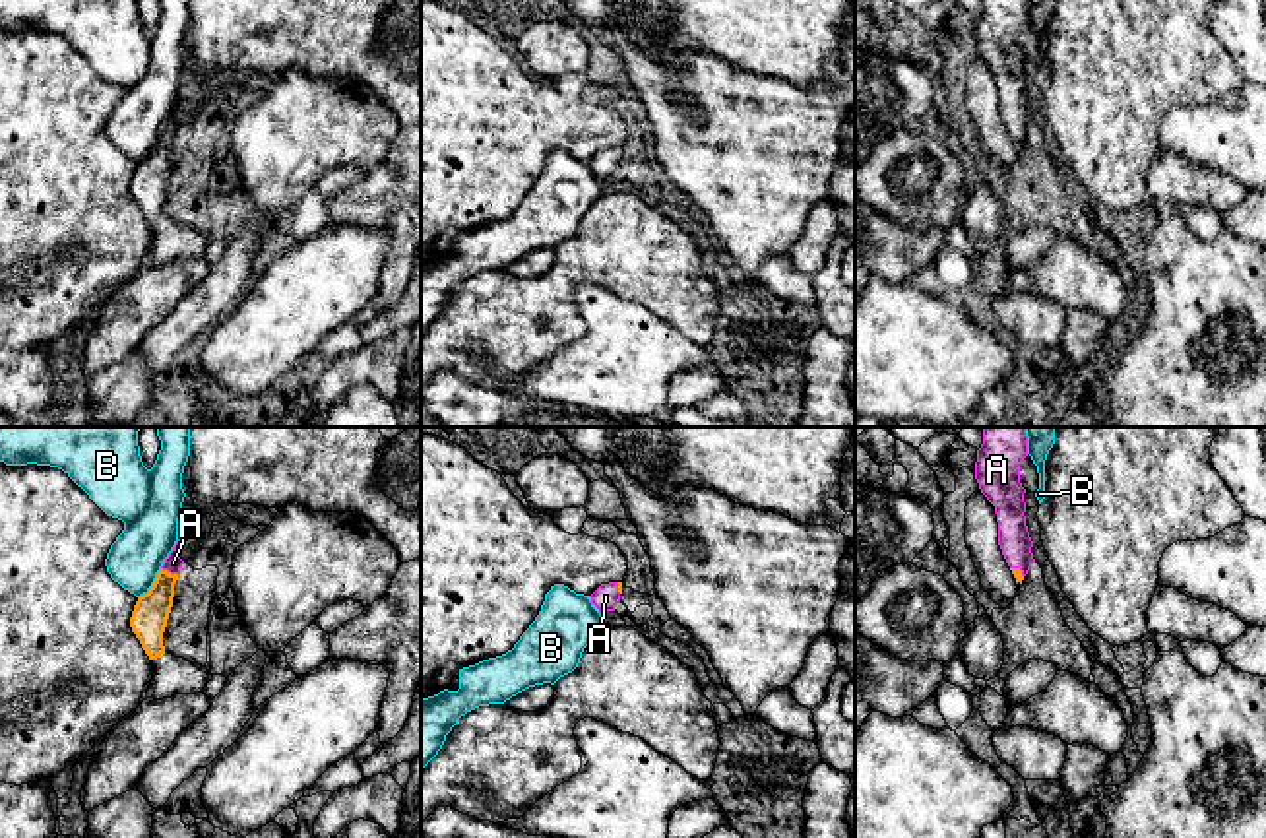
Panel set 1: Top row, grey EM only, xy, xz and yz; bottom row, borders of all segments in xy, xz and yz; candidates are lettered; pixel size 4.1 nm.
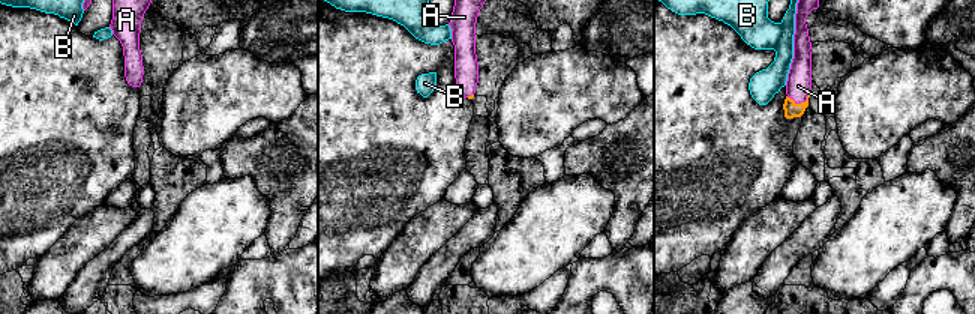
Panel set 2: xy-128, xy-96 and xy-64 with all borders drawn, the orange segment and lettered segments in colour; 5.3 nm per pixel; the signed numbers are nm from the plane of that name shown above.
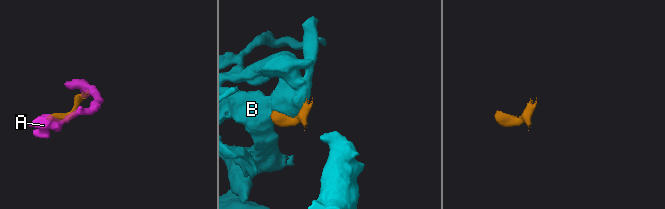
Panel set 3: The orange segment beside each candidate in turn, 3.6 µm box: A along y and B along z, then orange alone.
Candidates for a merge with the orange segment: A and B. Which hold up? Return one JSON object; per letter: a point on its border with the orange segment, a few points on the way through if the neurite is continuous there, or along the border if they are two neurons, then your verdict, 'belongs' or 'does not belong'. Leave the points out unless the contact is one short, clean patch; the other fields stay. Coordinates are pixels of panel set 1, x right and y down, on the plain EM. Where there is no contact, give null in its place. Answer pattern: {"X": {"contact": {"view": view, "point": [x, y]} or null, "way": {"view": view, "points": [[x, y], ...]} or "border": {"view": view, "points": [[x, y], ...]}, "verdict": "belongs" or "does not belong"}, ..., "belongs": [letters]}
{"A": {"contact": {"view": "xy", "point": [169, 138]}, "way": {"view": "xy", "points": [[148, 187], [169, 138], [173, 128]]}, "verdict": "belongs"}, "B": {"contact": {"view": "xy", "point": [154, 150]}, "verdict": "does not belong"}, "belongs": ["A"]}

